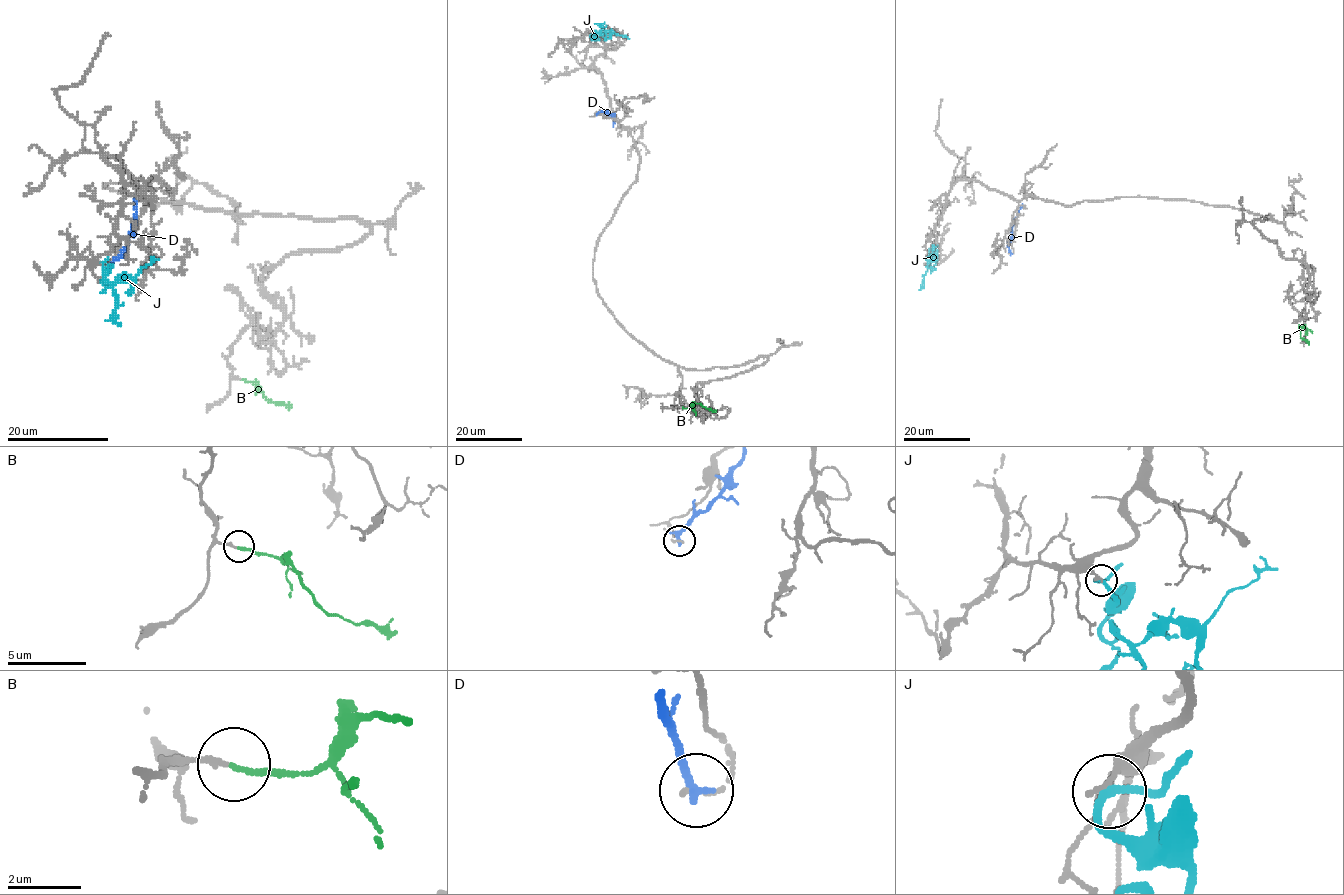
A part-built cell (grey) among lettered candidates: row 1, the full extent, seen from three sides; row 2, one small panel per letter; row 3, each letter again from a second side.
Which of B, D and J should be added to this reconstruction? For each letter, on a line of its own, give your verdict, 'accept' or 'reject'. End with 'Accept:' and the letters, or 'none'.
B: accept
D: reject
J: reject
Accept: B

